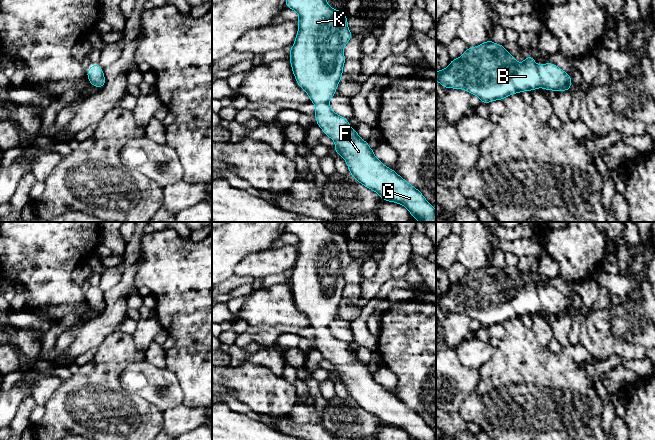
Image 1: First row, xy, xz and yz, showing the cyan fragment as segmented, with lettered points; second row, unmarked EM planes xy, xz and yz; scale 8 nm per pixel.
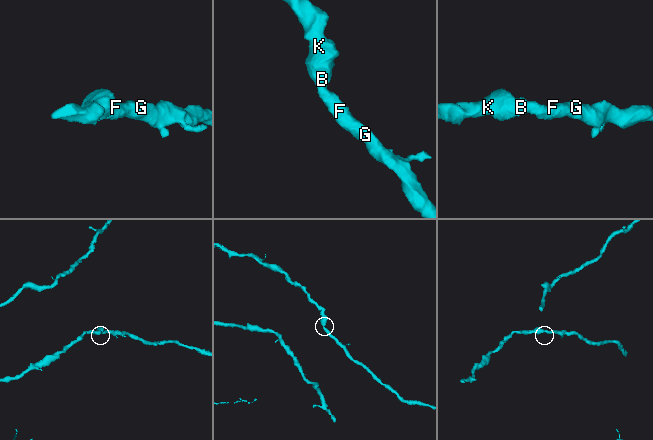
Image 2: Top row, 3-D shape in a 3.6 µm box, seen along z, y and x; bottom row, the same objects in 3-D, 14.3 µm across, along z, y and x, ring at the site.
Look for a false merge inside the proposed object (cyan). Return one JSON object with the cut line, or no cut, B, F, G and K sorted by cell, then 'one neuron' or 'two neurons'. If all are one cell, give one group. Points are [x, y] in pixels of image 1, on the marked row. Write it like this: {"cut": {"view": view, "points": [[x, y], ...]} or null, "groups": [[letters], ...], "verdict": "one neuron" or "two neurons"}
{"cut": null, "groups": [["B", "F", "G", "K"]], "verdict": "one neuron"}

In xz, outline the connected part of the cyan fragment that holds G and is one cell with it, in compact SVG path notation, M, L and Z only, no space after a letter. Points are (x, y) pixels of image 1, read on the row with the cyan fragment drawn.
M286 0L285 7L299 14L298 33L290 52L290 63L297 84L315 104L315 119L324 134L335 142L335 153L346 161L349 172L363 186L375 191L384 201L396 202L406 207L411 217L419 222L436 222L436 210L423 194L395 170L385 166L376 158L367 141L361 139L348 122L348 119L336 114L329 101L335 95L338 83L342 80L346 58L344 46L352 38L345 13L331 8L326 0Z

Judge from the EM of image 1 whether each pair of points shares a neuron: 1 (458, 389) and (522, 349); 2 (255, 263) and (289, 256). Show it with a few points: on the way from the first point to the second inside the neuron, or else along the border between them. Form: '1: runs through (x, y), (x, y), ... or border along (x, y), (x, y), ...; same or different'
1: border along (479, 369), (479, 383), (466, 396); different
2: runs through (263, 263), (281, 261); same

